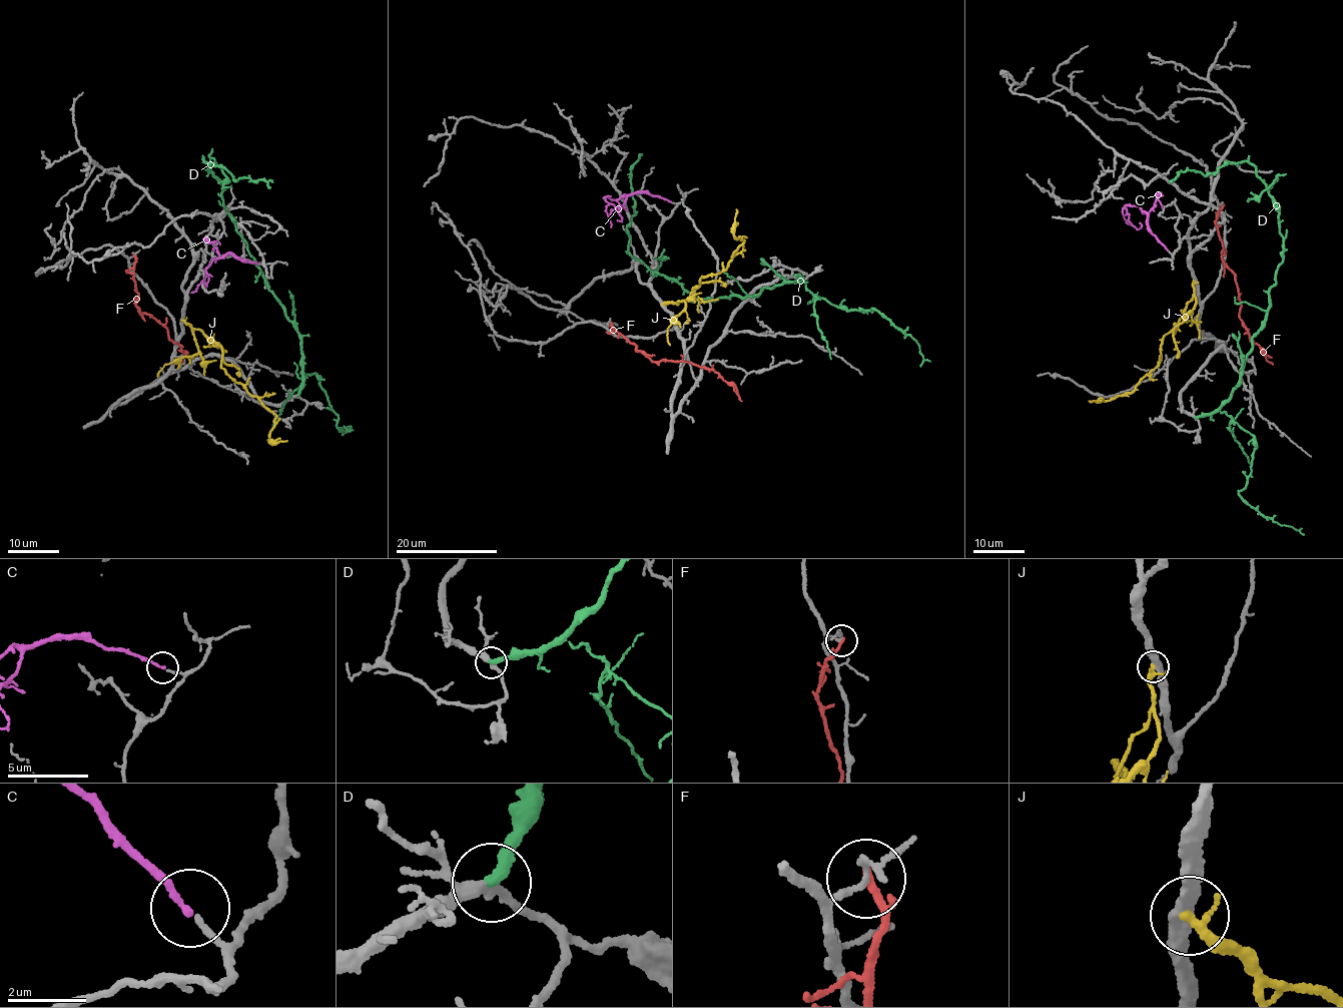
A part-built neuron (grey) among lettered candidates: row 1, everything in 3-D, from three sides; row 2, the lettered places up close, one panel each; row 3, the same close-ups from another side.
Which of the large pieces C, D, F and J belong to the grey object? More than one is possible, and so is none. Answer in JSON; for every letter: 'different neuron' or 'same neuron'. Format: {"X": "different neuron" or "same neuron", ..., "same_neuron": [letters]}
{"C": "same neuron", "D": "same neuron", "F": "different neuron", "J": "different neuron", "same_neuron": ["C", "D"]}

